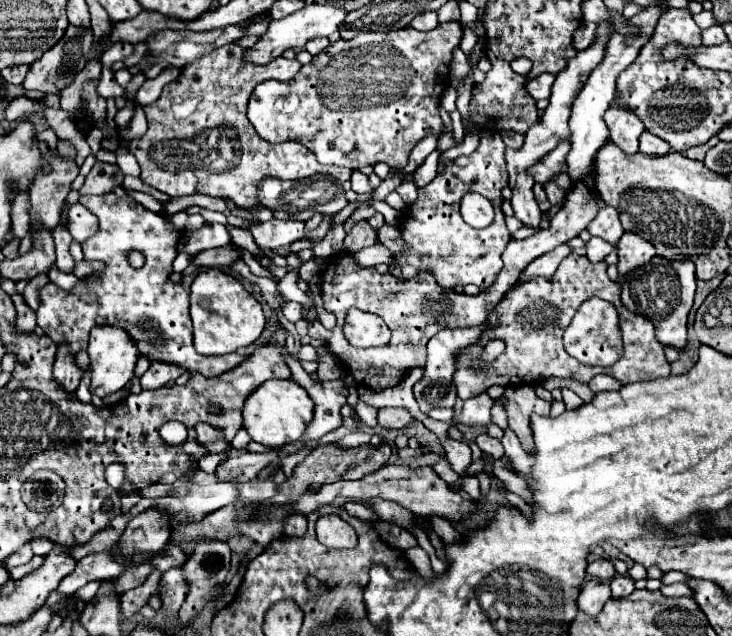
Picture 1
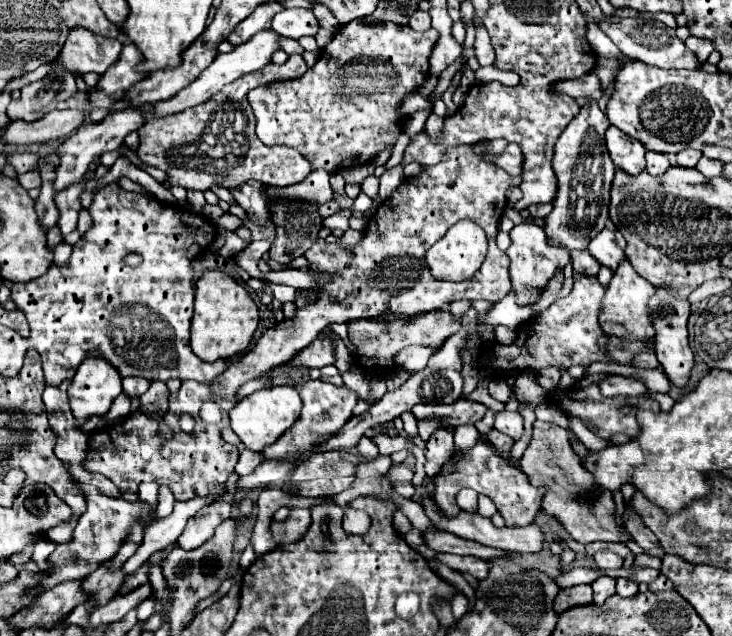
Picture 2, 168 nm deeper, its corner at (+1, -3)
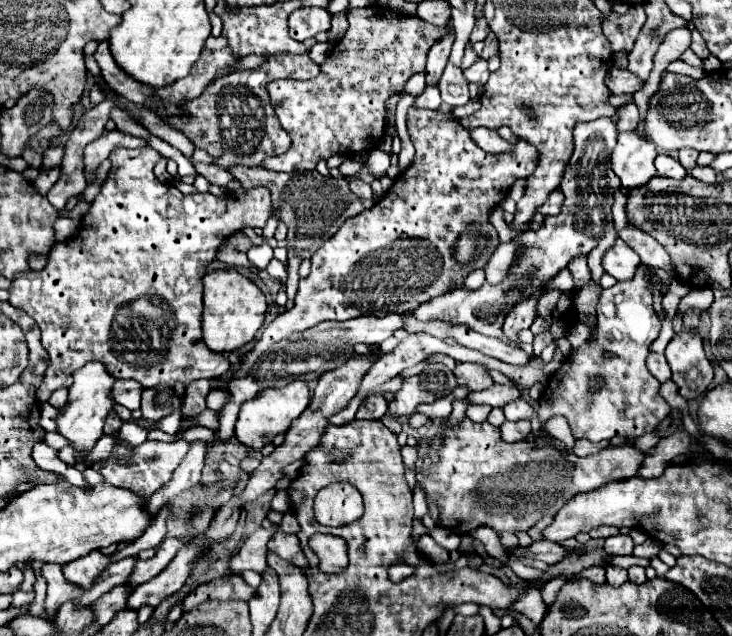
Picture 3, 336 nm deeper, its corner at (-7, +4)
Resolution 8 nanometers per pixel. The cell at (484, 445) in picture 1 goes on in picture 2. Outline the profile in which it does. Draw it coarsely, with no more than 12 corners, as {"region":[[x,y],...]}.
{"region":[[492,430],[488,434],[490,446],[500,456],[512,448],[512,440],[506,434]]}

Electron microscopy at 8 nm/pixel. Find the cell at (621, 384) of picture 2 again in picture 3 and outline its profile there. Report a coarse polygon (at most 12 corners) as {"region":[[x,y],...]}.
{"region":[[650,353],[650,373],[660,381],[670,379],[664,355]]}

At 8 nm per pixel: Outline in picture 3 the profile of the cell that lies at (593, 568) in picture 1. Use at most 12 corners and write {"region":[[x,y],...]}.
{"region":[[630,535],[608,537],[604,549],[612,555],[632,555]]}

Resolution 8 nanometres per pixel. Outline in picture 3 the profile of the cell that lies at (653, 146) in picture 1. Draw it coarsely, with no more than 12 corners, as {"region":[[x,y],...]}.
{"region":[[668,155],[656,157],[658,175],[686,177],[686,169]]}

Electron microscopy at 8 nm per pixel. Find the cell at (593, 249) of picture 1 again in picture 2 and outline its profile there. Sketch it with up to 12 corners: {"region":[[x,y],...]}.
{"region":[[570,250],[576,272],[598,274],[600,262],[588,250]]}

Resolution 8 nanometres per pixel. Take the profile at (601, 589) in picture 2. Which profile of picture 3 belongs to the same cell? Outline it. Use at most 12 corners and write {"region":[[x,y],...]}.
{"region":[[618,565],[606,567],[606,581],[622,585],[628,581],[626,569]]}

